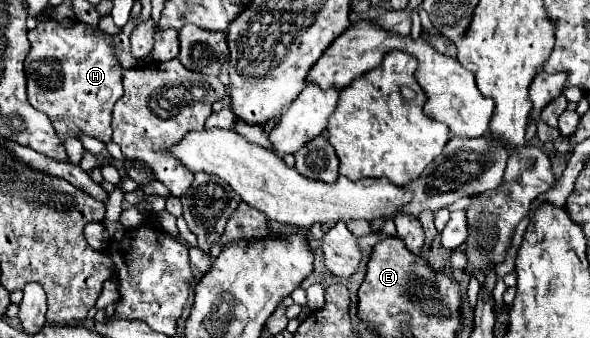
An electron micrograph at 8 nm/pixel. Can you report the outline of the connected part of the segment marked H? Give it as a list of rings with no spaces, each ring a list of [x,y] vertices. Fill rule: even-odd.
[[[50,19],[28,31],[28,39],[32,49],[24,61],[24,73],[28,79],[30,105],[50,117],[62,141],[68,135],[76,137],[78,131],[84,131],[108,143],[112,139],[112,107],[124,93],[122,67],[114,55],[112,35],[80,21],[72,27],[64,27]]]

